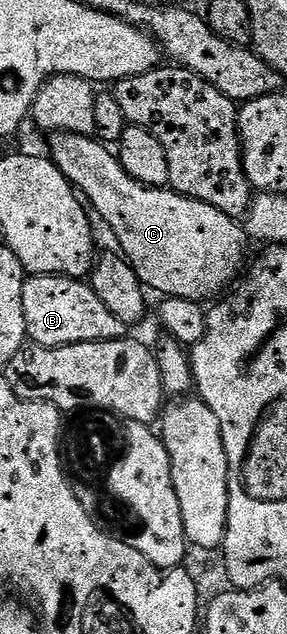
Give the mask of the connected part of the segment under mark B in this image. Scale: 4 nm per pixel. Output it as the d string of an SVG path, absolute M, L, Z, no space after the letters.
M32 276L25 281L22 308L28 338L38 346L73 346L87 342L109 342L125 337L126 327L92 291L87 281L75 278Z

